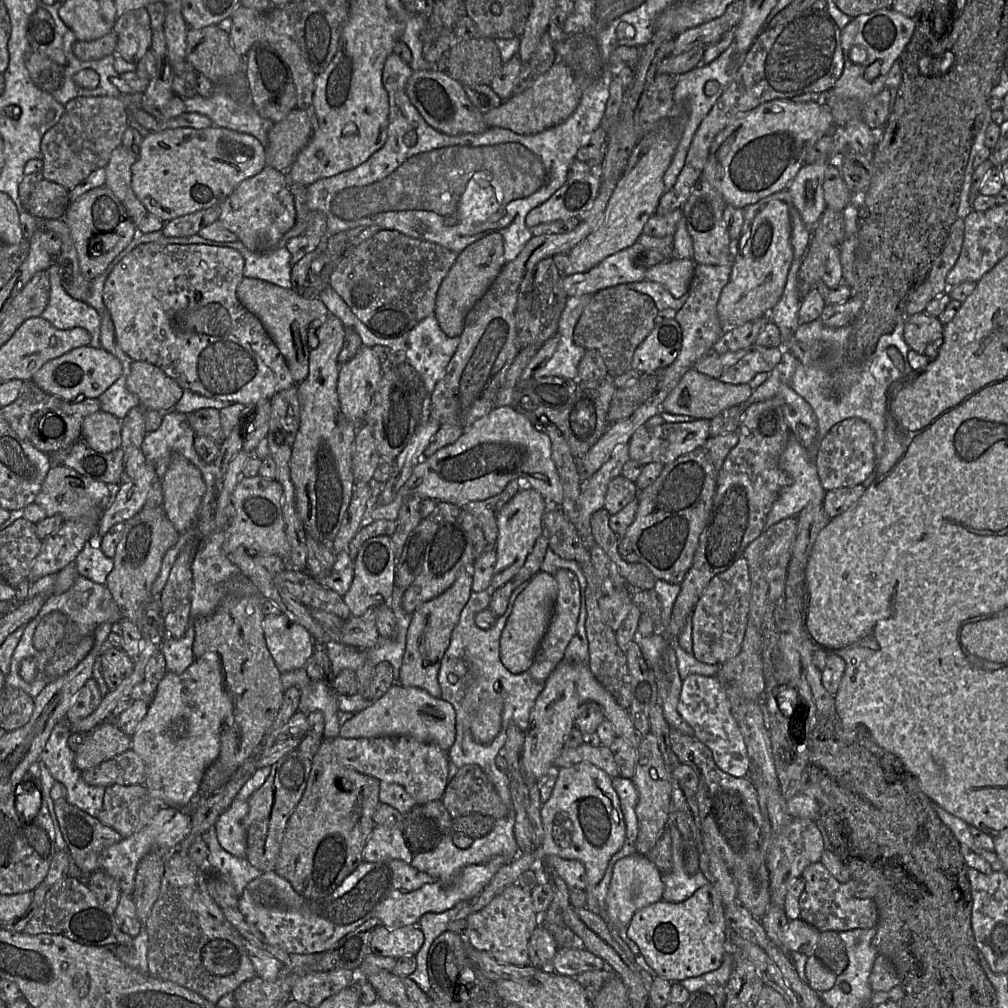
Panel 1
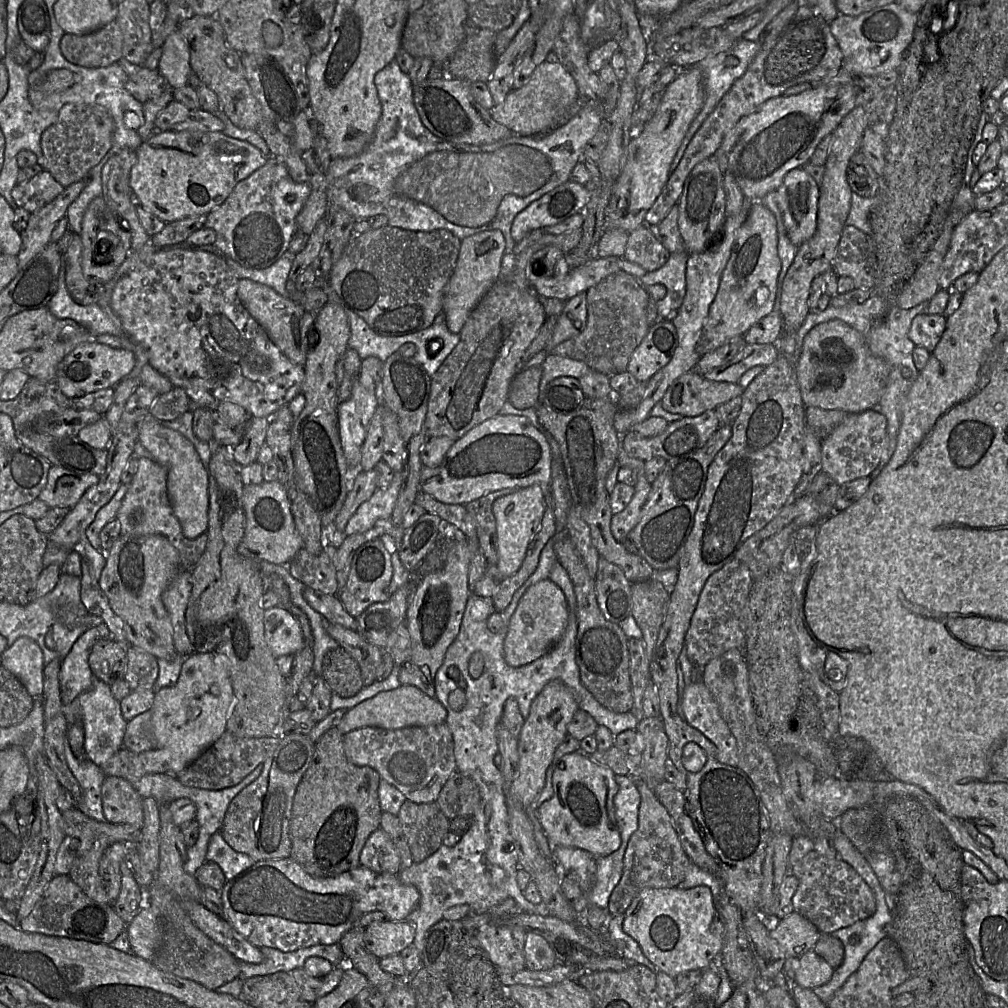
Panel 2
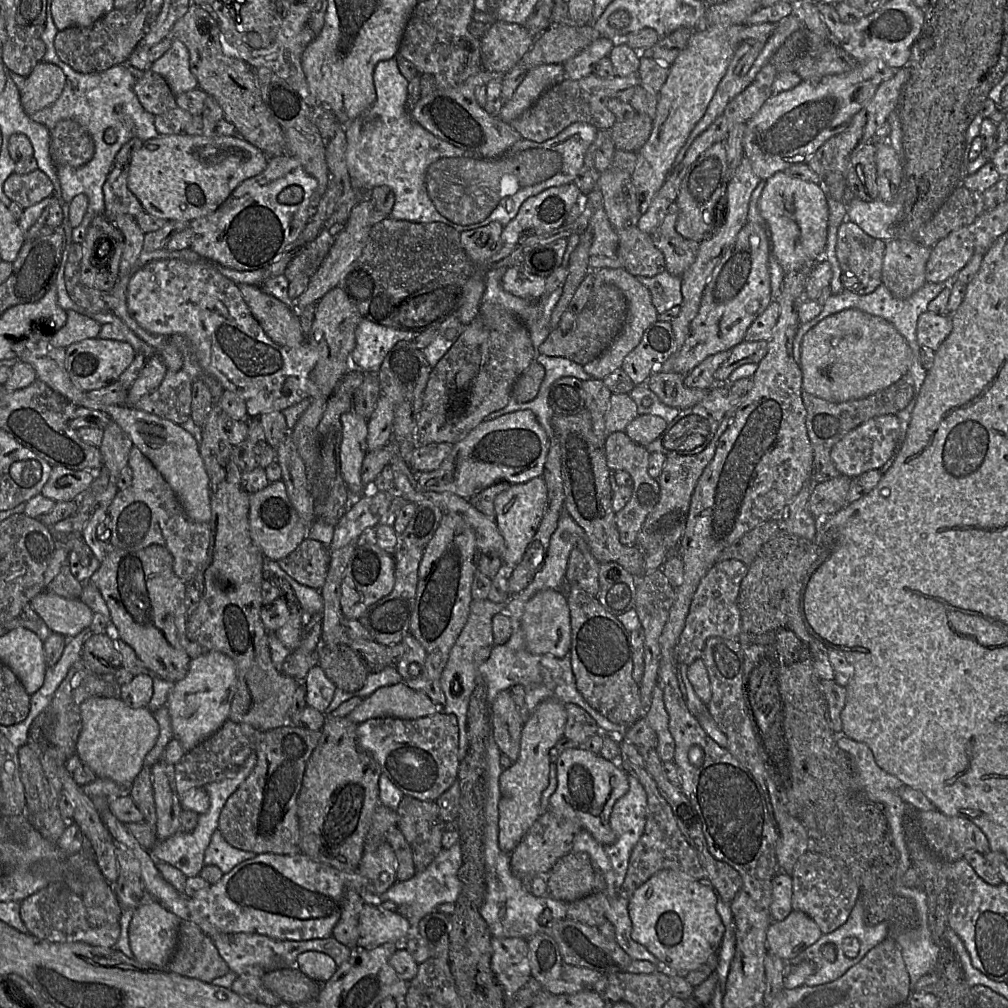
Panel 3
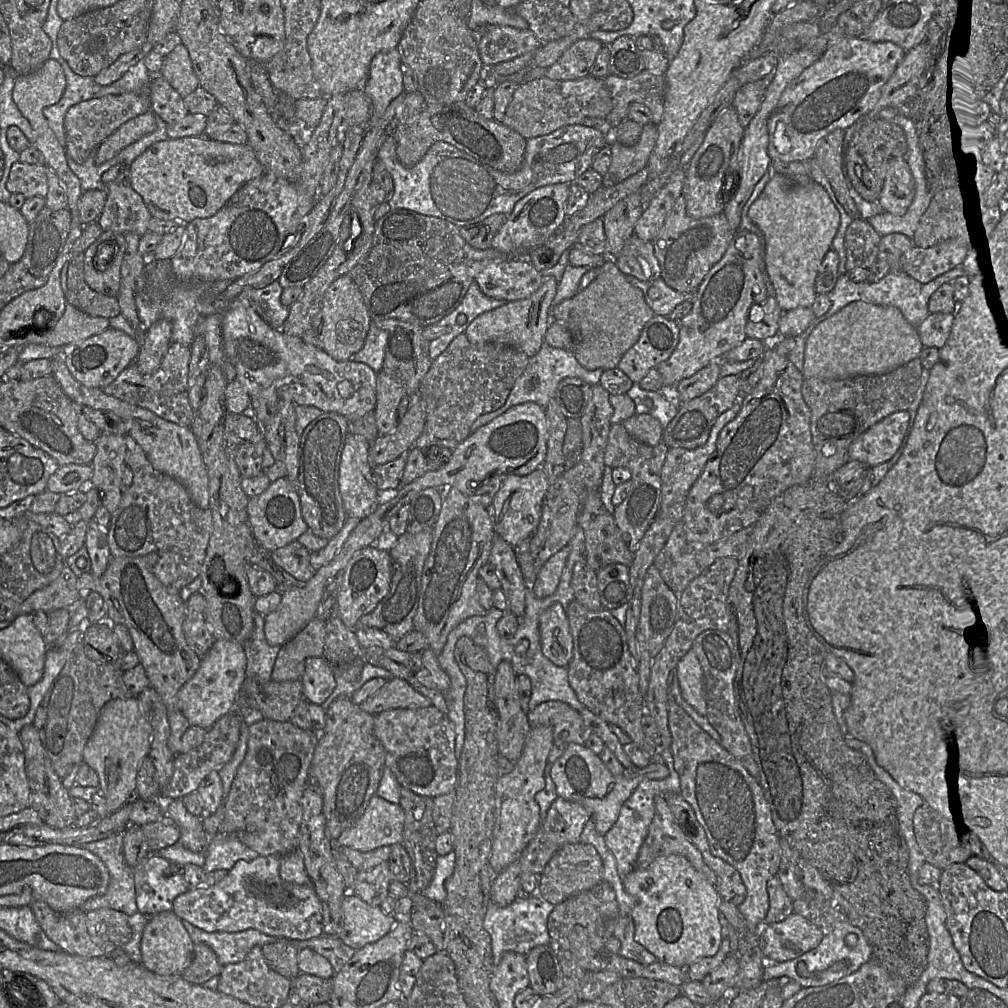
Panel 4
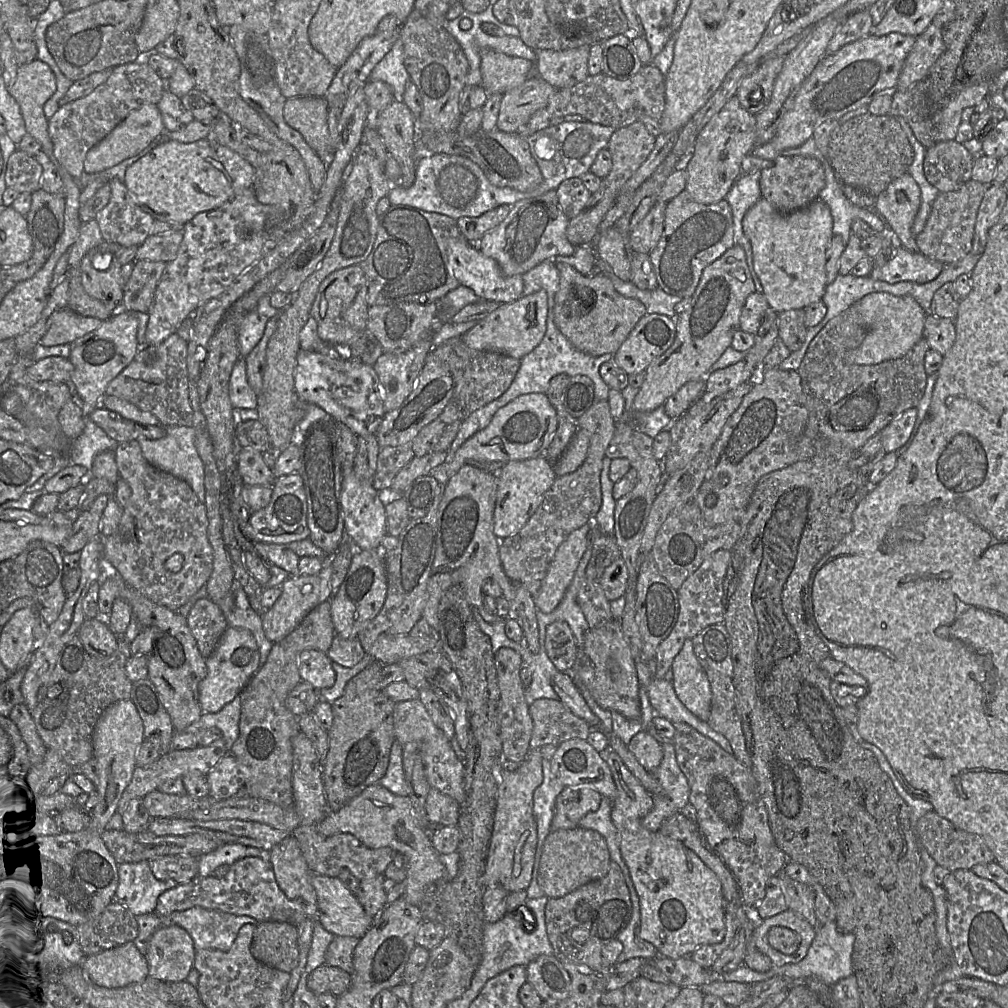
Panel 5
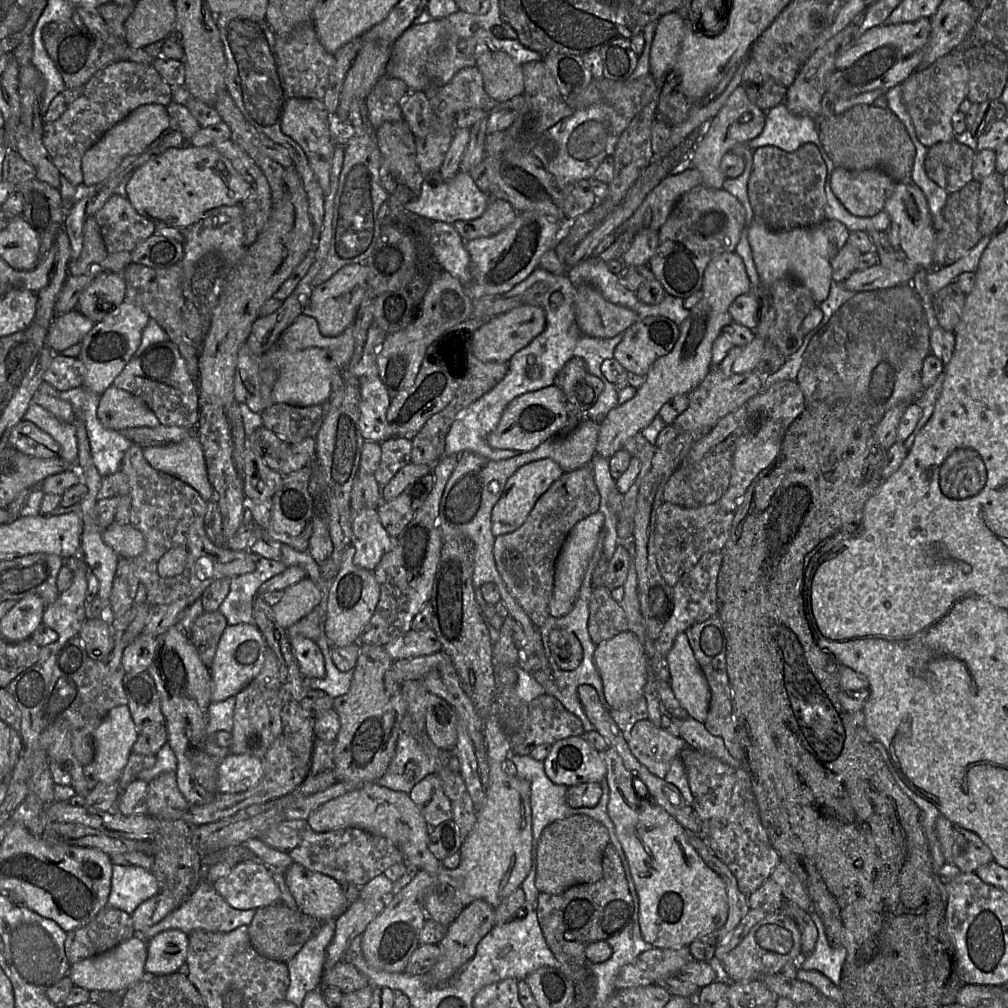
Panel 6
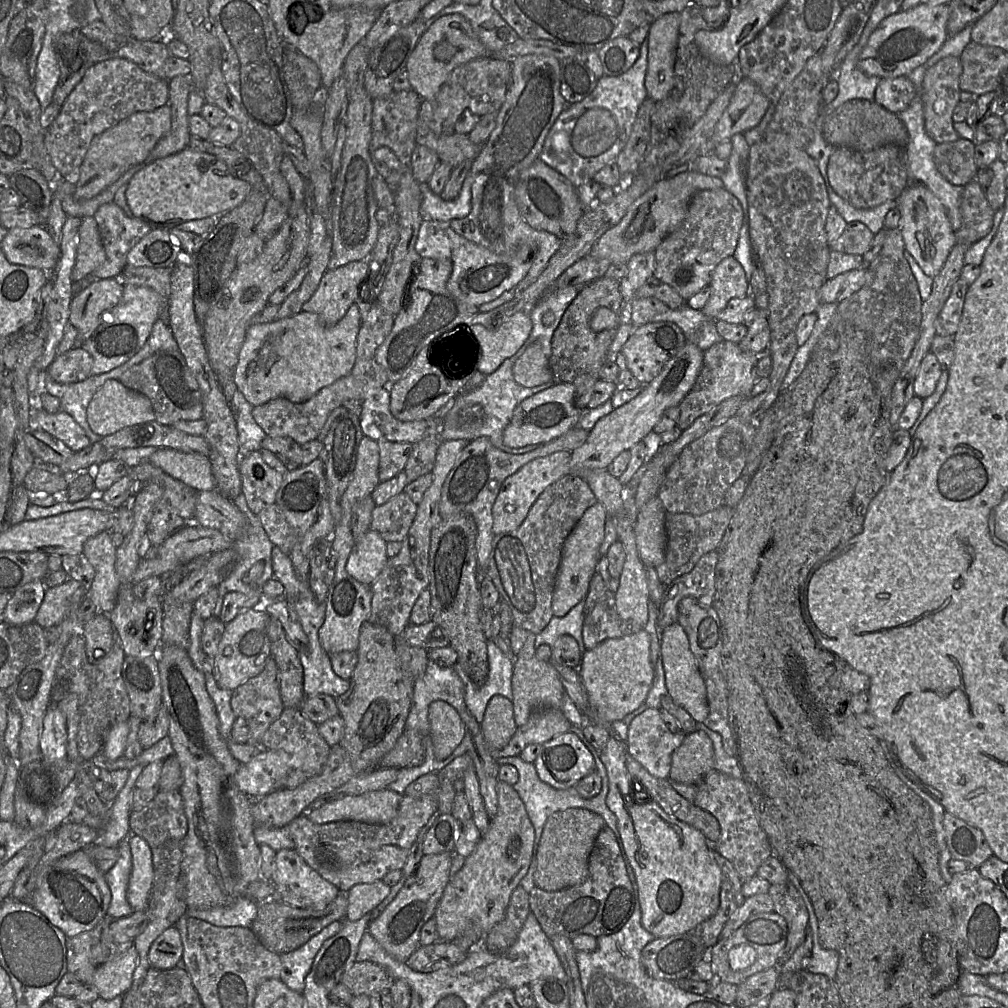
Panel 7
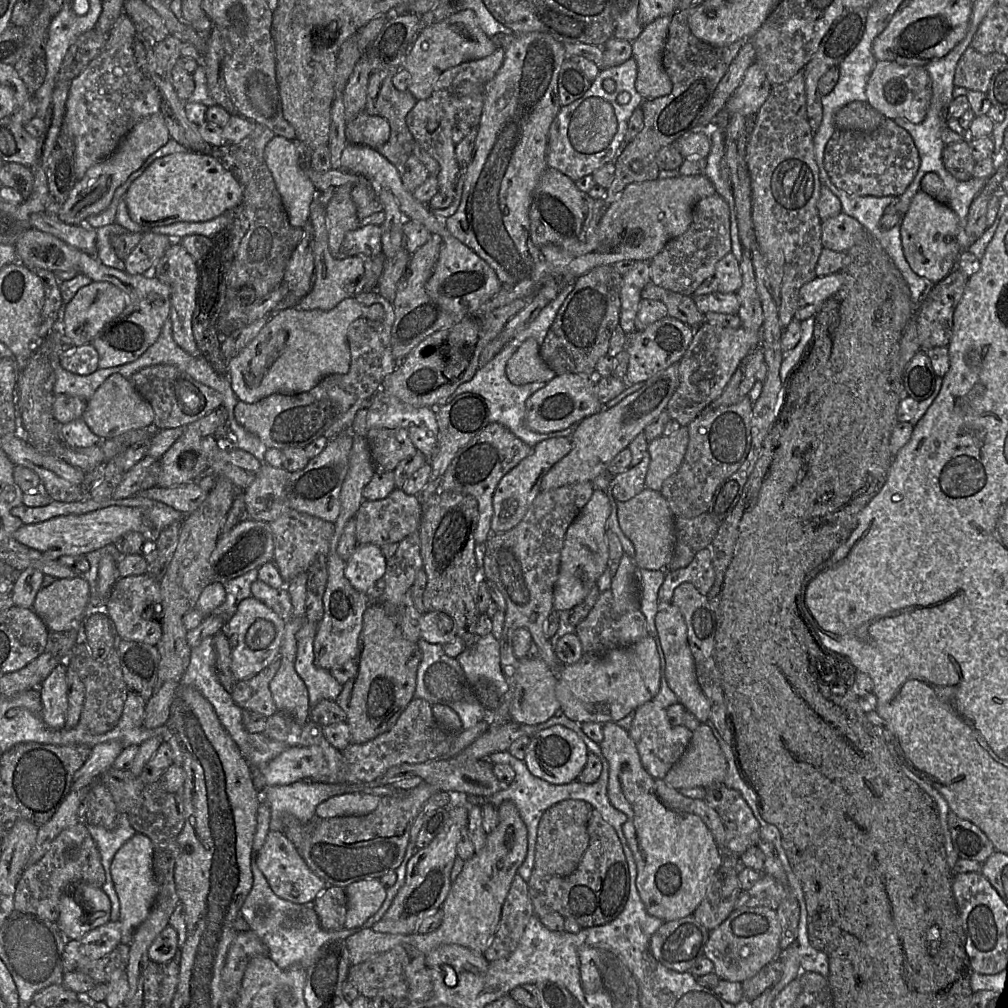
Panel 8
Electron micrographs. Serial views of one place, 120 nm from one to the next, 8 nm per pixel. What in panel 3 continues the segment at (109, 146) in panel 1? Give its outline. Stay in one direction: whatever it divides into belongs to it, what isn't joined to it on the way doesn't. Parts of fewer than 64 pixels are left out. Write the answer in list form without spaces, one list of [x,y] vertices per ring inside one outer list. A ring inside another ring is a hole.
[[[59,121],[50,130],[50,156],[55,165],[78,168],[94,156],[95,146],[89,133],[76,121]]]

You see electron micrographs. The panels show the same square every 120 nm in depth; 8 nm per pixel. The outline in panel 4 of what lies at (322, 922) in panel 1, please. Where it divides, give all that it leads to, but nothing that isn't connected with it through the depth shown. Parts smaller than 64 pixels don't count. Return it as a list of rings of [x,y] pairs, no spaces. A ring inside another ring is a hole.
[[[258,855],[251,861],[239,860],[217,883],[189,889],[173,901],[172,911],[181,919],[207,932],[240,932],[255,929],[266,935],[291,940],[309,940],[324,934],[322,904],[312,885],[299,885],[283,880],[279,874],[280,856]]]

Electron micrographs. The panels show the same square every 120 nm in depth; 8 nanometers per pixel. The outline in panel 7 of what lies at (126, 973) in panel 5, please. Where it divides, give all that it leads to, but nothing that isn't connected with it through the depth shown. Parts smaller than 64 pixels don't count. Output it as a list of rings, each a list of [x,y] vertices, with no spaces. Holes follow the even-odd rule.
[[[131,945],[124,953],[96,969],[91,984],[99,997],[111,1000],[118,995],[123,996],[130,989],[137,957],[137,951]]]

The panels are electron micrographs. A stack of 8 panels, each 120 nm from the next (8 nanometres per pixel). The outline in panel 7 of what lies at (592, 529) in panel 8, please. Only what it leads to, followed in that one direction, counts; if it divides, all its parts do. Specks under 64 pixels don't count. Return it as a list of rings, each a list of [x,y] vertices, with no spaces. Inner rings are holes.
[[[597,502],[585,511],[566,538],[562,547],[552,597],[552,613],[554,617],[564,617],[575,605],[585,600],[590,581],[597,572],[597,564],[600,559],[599,548],[604,539],[606,520],[606,510],[602,504]]]

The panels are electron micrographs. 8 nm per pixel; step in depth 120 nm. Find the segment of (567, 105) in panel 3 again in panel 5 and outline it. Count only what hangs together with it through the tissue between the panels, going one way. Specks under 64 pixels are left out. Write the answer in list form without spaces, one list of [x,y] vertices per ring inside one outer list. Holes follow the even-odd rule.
[[[538,76],[528,78],[521,85],[503,94],[500,104],[496,129],[506,133],[518,134],[519,129],[526,125],[536,111],[545,107],[550,97],[557,91],[552,85]]]

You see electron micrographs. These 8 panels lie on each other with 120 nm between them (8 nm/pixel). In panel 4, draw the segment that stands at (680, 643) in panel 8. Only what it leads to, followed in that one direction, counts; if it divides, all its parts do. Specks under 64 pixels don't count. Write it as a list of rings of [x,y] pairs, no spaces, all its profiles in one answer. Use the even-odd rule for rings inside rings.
[[[691,648],[677,663],[675,673],[682,698],[698,714],[706,715],[704,674],[700,662]]]

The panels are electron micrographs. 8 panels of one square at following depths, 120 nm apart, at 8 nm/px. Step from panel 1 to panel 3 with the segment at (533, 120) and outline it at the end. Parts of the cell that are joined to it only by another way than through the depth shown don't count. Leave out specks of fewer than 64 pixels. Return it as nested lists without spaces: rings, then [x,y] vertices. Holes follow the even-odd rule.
[[[541,64],[528,70],[513,97],[502,105],[498,117],[507,123],[517,119],[544,91],[563,79],[563,64]]]

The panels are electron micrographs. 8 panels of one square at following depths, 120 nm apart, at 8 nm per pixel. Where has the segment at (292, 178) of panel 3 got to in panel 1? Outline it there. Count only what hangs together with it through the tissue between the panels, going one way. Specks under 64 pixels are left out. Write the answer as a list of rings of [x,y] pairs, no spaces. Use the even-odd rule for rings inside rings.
[[[266,165],[261,172],[243,180],[221,202],[218,221],[233,232],[238,241],[255,253],[267,253],[282,244],[282,239],[296,222],[294,197],[285,172]]]

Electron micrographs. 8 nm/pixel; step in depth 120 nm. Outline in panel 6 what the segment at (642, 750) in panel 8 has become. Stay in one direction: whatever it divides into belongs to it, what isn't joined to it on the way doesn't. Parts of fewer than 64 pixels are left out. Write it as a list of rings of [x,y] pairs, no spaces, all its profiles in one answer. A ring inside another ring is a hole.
[[[647,718],[634,724],[628,746],[635,758],[652,774],[664,778],[672,760],[686,747],[686,743],[680,736],[669,734]]]

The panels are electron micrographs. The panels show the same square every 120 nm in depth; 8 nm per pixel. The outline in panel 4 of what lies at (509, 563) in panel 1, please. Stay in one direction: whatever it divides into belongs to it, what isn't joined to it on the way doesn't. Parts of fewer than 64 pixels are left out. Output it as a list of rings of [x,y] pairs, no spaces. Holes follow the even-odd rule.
[[[543,467],[525,476],[504,475],[502,485],[495,494],[490,507],[495,533],[512,547],[529,539],[539,524],[548,486],[548,479]]]

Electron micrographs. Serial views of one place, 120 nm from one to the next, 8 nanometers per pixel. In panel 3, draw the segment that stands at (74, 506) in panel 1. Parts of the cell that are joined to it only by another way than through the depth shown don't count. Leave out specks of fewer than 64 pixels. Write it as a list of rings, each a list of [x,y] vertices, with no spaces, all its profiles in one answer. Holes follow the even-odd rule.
[[[53,466],[41,494],[56,503],[78,500],[90,488],[94,480],[94,472]]]

